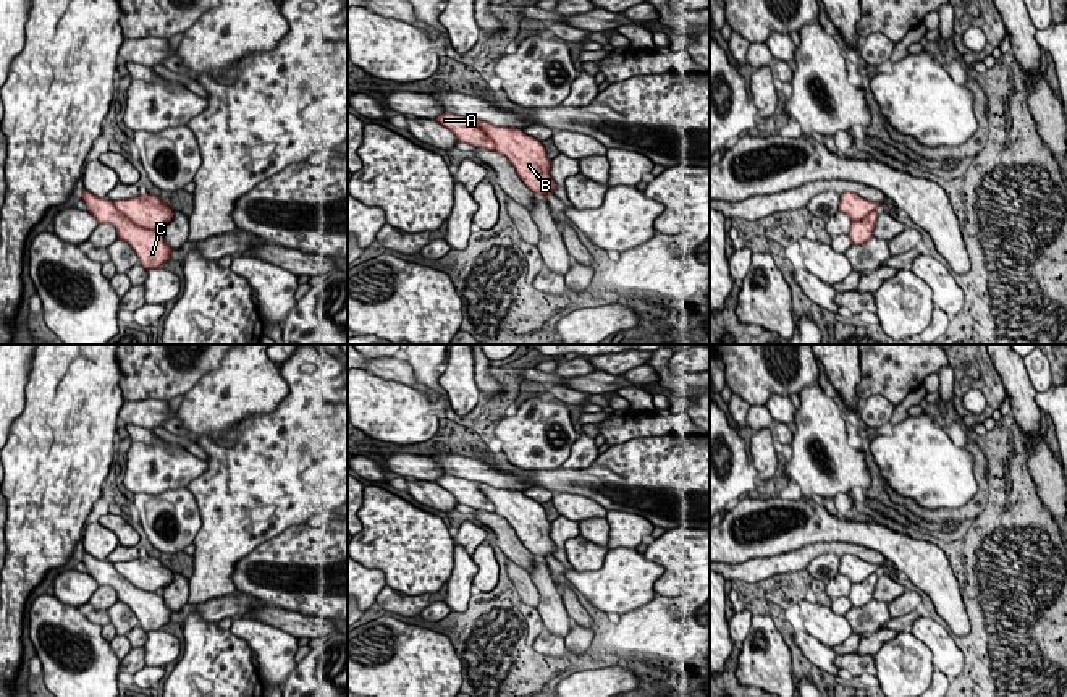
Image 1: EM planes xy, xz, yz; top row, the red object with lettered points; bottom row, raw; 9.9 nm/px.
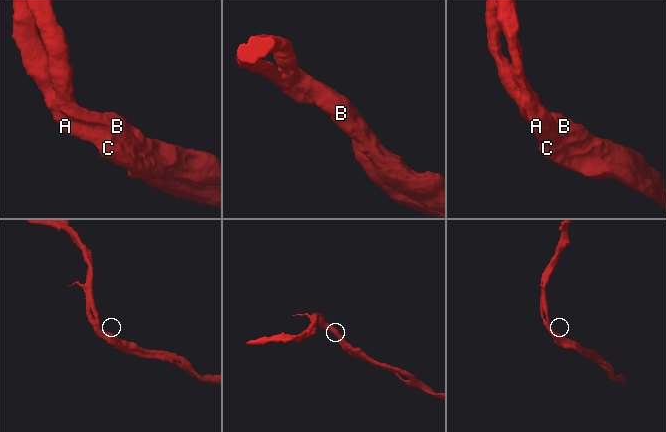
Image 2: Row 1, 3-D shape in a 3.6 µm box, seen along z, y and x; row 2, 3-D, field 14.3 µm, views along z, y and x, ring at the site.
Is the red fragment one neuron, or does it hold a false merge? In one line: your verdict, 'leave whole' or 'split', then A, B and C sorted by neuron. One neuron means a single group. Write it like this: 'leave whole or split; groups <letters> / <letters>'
leave whole; groups A B C

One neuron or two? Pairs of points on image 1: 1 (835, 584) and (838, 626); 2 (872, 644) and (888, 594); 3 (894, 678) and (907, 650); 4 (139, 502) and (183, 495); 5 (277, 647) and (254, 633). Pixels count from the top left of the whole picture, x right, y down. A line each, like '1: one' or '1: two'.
1: two
2: one
3: one
4: one
5: one

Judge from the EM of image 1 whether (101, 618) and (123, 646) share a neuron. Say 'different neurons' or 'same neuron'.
same neuron

